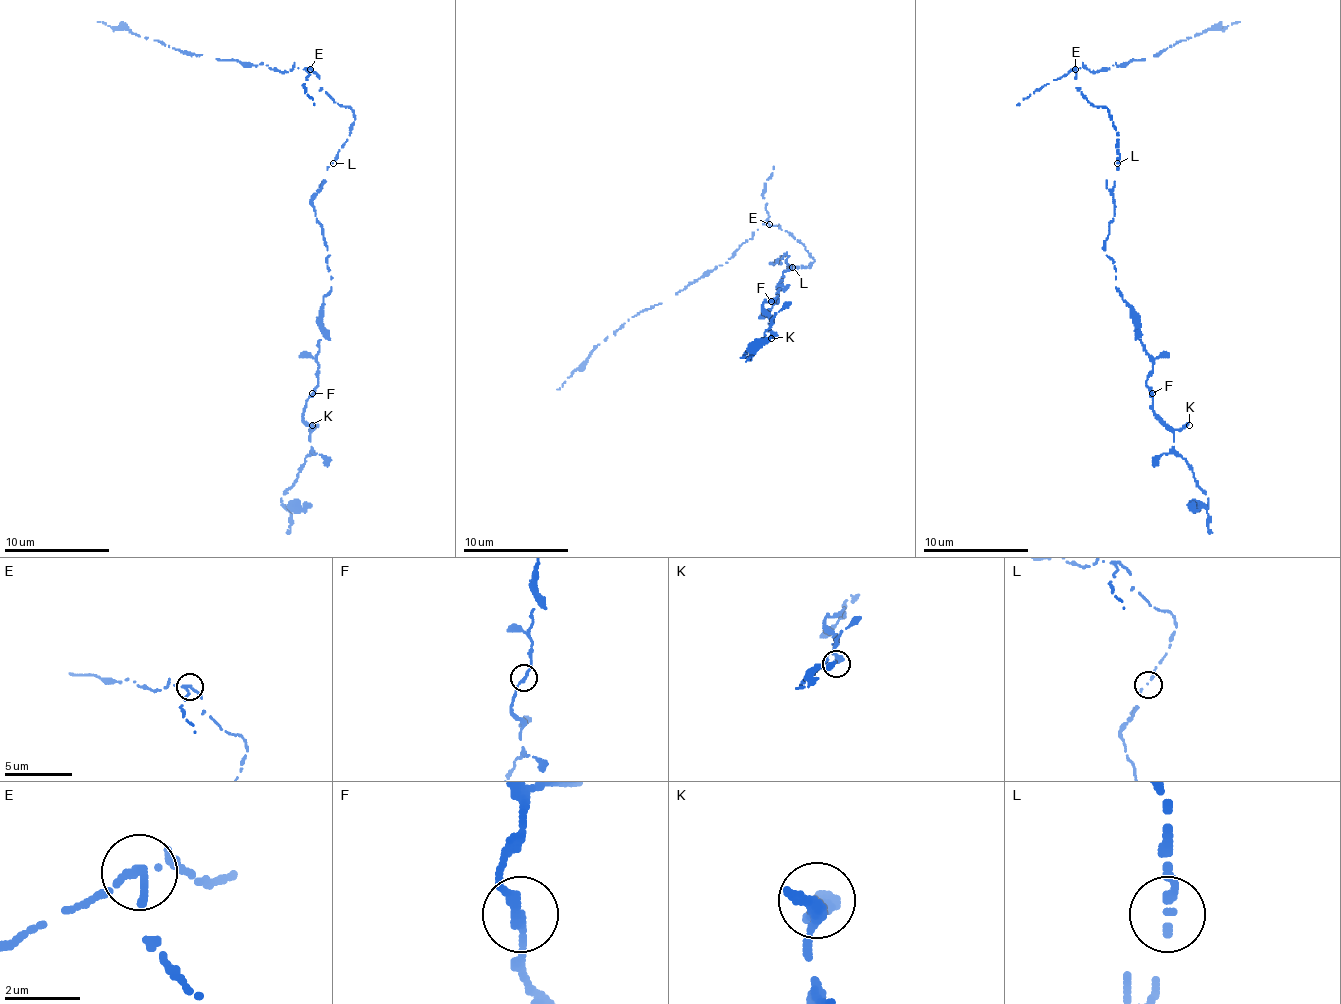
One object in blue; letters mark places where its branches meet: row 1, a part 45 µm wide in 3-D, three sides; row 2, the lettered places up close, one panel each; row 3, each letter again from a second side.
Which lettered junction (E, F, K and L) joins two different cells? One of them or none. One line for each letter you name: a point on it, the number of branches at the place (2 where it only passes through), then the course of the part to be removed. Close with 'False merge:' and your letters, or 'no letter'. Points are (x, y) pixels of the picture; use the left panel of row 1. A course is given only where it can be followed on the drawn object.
E: (310, 69) | 1 | (309, 68), (275, 71), (262, 63), (246, 66), (241, 60), (182, 53), (148, 37), (98, 21)
False merge: E

